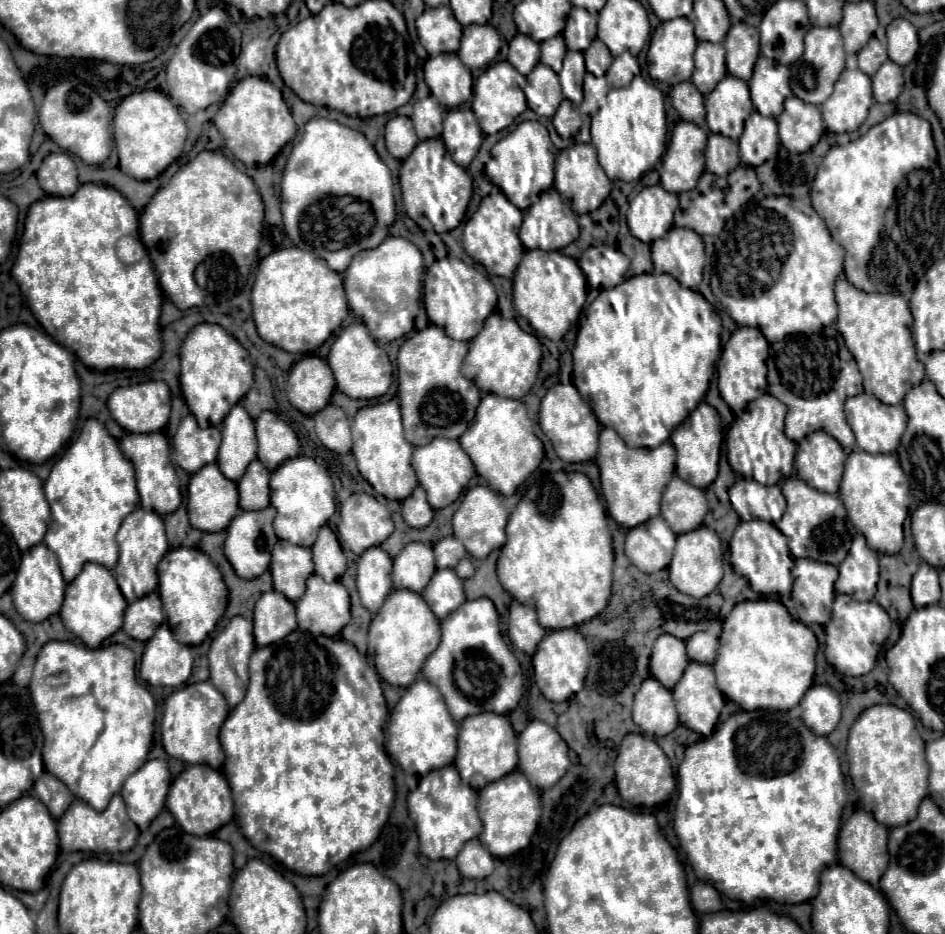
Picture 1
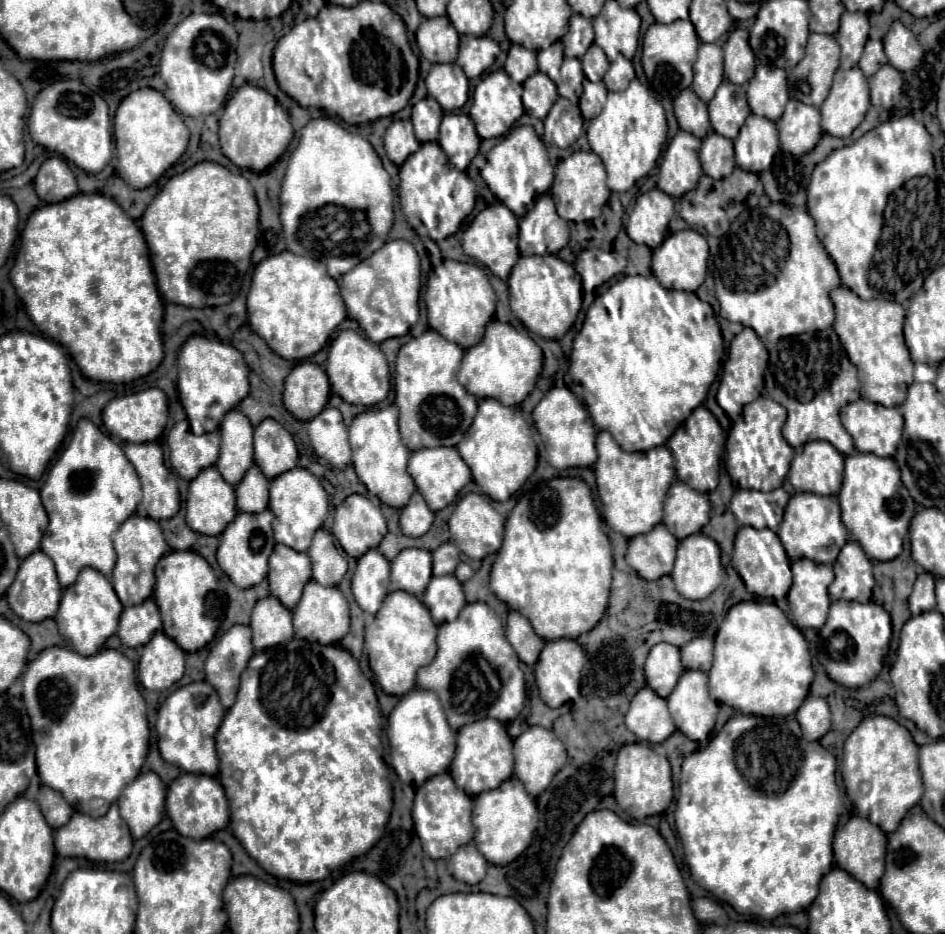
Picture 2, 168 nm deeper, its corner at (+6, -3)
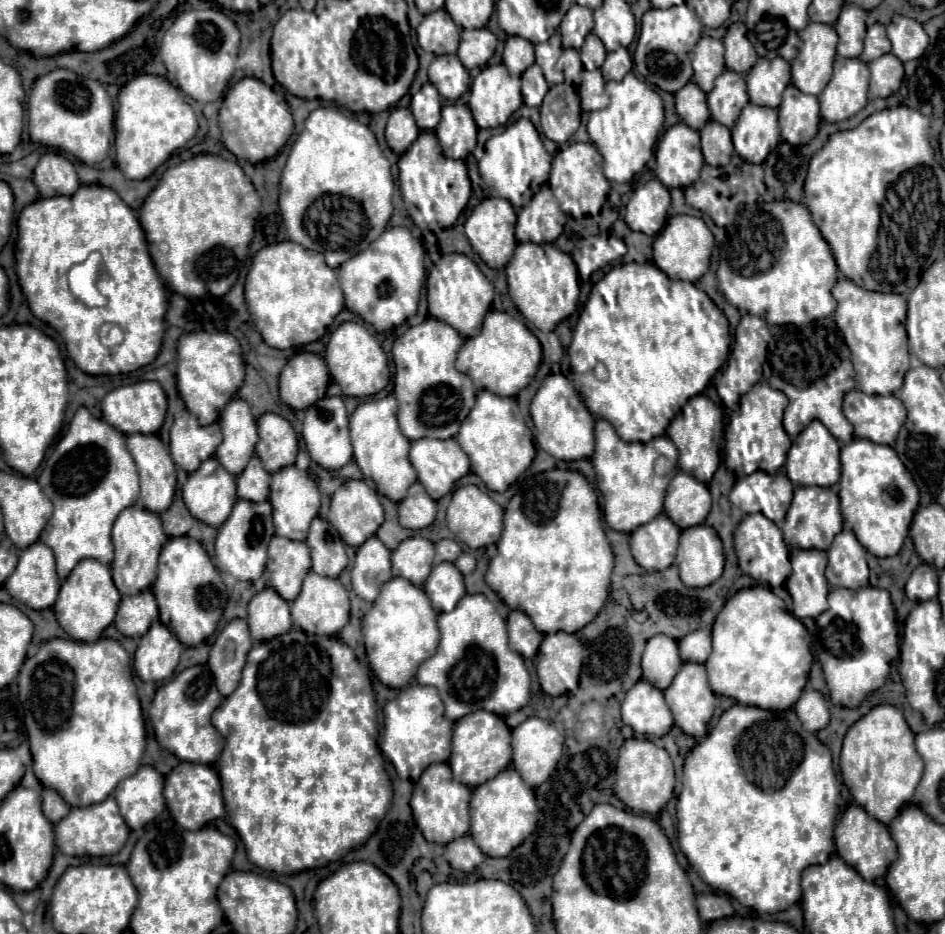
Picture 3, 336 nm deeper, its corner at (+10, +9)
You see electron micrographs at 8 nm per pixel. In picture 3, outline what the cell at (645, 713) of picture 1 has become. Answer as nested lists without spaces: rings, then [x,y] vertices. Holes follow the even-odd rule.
[[[638,680],[626,692],[622,702],[622,720],[632,726],[636,734],[646,736],[664,736],[674,724],[662,690],[650,686],[646,680]]]

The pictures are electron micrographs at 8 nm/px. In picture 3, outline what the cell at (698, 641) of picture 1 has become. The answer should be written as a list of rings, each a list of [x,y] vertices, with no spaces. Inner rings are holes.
[[[694,630],[686,634],[686,638],[678,640],[680,656],[684,662],[706,662],[712,650],[712,638],[708,630]]]

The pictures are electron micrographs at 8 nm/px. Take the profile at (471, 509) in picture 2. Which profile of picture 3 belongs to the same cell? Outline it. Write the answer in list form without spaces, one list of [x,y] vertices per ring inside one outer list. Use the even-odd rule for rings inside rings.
[[[468,484],[454,492],[448,512],[446,512],[446,522],[448,522],[448,528],[456,534],[456,538],[460,542],[468,544],[470,548],[482,548],[482,546],[498,542],[498,538],[502,534],[502,516],[504,516],[504,510],[500,504],[496,504],[478,486]]]

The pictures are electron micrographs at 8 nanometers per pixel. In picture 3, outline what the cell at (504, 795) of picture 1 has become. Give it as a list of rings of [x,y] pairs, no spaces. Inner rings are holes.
[[[514,768],[502,770],[490,782],[476,786],[470,800],[470,836],[478,842],[486,856],[508,856],[516,846],[520,846],[534,830],[538,820],[538,806],[530,786],[526,786]]]

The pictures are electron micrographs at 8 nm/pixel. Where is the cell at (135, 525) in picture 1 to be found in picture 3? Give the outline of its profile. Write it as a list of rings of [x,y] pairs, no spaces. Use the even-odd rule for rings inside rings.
[[[130,506],[120,512],[112,528],[112,544],[114,544],[114,560],[112,560],[112,580],[122,596],[138,594],[144,588],[150,588],[156,578],[158,554],[166,544],[168,536],[162,530],[160,516],[152,510],[142,510],[140,506]]]

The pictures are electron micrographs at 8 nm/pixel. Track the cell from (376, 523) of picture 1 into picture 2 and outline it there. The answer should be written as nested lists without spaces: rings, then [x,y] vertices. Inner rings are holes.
[[[350,494],[334,512],[332,534],[352,558],[360,558],[366,550],[376,548],[386,534],[386,520],[380,506],[362,494]]]

